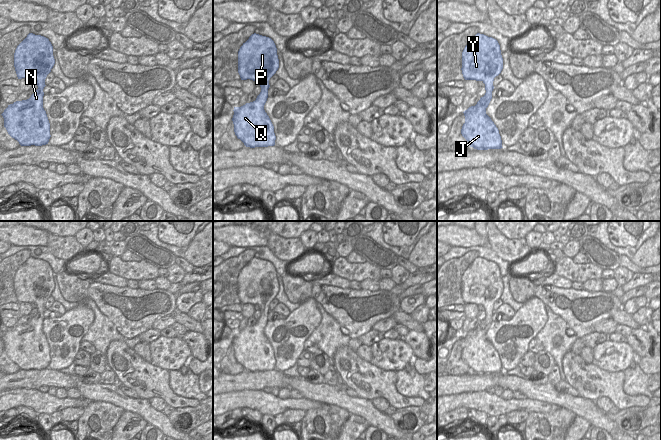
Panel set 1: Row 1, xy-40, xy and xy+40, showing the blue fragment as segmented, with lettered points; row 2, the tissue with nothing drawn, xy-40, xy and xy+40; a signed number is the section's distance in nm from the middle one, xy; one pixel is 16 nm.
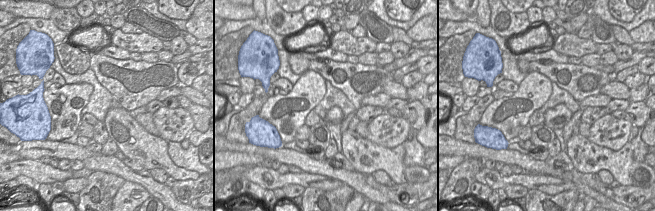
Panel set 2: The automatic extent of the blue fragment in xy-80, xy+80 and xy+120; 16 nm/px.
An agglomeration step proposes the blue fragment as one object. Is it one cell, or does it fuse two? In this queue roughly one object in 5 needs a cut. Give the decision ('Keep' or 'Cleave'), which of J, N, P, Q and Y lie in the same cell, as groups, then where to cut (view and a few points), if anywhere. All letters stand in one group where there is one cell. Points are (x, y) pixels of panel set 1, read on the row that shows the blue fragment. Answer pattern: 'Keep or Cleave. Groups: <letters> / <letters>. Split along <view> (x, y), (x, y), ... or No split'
Keep. Groups: J N P Q Y. No split

